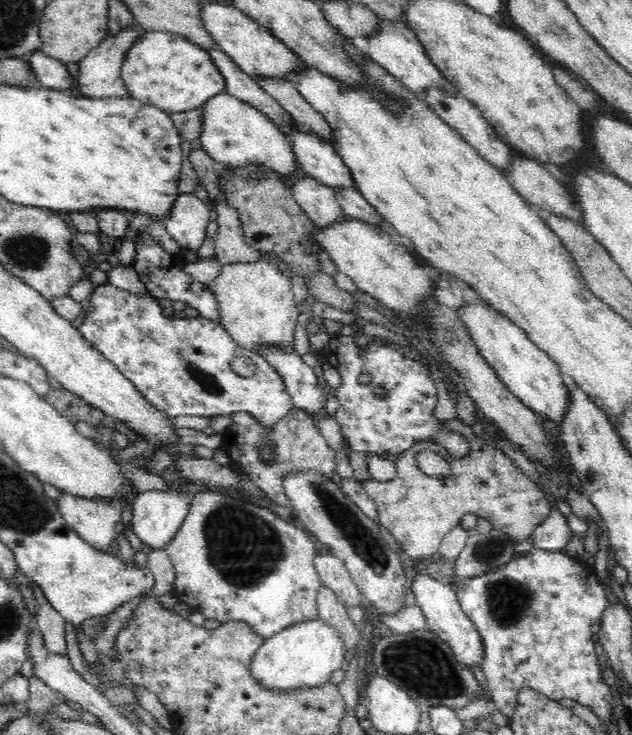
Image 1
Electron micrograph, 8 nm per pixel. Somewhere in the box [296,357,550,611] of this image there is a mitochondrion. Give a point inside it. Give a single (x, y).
(366, 545)

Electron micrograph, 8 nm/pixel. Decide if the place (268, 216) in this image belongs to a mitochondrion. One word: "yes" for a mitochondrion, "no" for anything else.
yes

